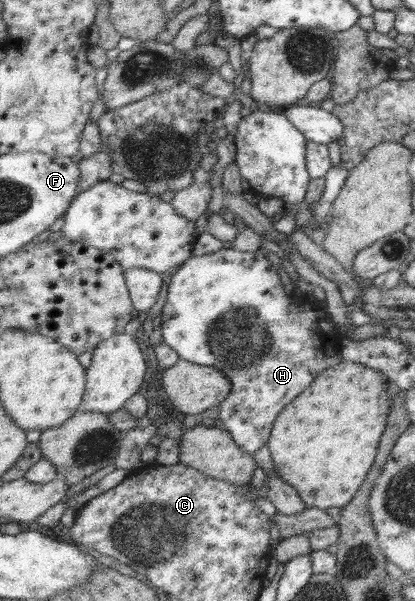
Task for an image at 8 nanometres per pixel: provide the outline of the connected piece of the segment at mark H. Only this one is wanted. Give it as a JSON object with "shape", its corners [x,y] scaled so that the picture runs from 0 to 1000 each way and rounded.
{"shape":[[[540,413],[520,421],[501,424],[472,426],[458,429],[412,464],[407,474],[407,493],[402,506],[388,521],[393,531],[390,554],[398,561],[398,571],[410,574],[424,586],[453,601],[465,601],[482,607],[506,607],[533,612],[537,619],[559,632],[564,641],[561,652],[545,669],[533,676],[533,689],[528,696],[537,700],[542,714],[561,720],[564,730],[593,749],[593,754],[617,757],[622,747],[631,747],[643,740],[658,725],[658,714],[684,681],[723,657],[733,654],[764,631],[773,621],[786,619],[810,607],[831,604],[831,594],[824,579],[831,577],[831,562],[819,556],[817,541],[805,534],[802,526],[788,517],[776,516],[769,496],[759,501],[720,493],[718,488],[694,488],[694,481],[684,478],[684,468],[675,464],[670,448],[660,438],[660,429],[634,416],[622,418],[578,418],[571,414]]]}

